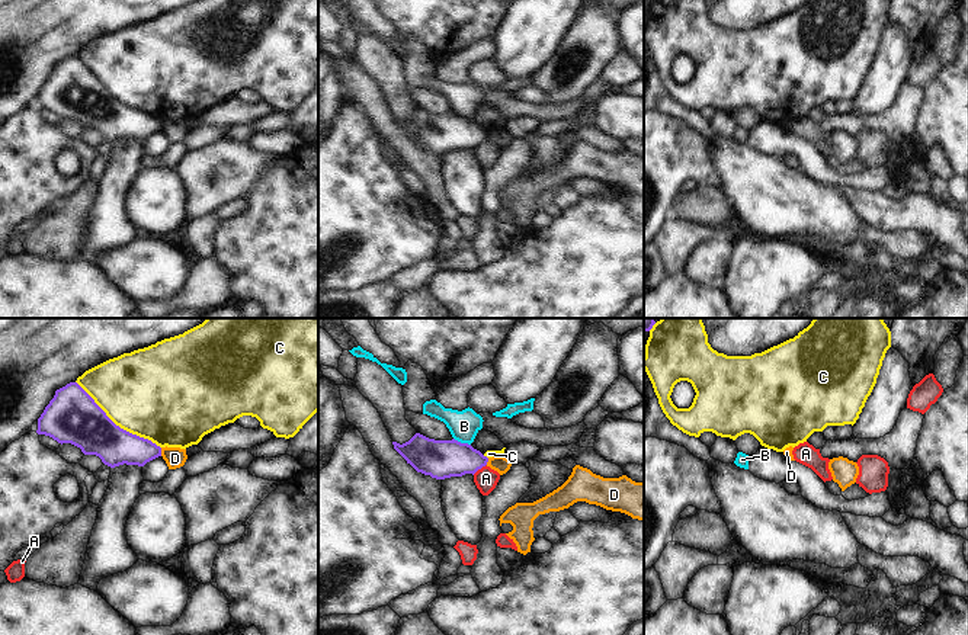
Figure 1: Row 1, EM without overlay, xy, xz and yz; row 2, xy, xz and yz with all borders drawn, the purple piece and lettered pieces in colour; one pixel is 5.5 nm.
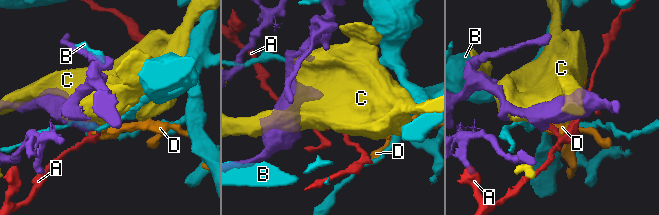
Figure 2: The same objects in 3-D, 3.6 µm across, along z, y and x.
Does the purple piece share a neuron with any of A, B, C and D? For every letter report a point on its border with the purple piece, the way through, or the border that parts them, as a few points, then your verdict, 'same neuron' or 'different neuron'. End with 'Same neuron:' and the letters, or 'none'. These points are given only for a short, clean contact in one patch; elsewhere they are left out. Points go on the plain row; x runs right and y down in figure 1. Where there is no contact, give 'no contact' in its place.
A: xz (478, 143) | different neuron
B: xz (462, 118) | different neuron
C: xy (115, 99) | different neuron
D: xy (160, 127) | along xy (160, 122), (162, 130) | different neuron
Same neuron: none

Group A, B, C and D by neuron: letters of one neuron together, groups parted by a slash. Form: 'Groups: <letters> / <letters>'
Groups: A / B / C / D

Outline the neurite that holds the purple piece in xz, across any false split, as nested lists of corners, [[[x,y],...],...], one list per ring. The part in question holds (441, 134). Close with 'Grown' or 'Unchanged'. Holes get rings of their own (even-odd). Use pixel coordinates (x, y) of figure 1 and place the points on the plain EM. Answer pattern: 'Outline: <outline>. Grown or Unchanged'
Outline: [[[416,108],[408,116],[392,116],[394,124],[417,147],[436,154],[475,148],[487,139],[488,132],[468,118],[452,115],[435,115]]]. Unchanged

